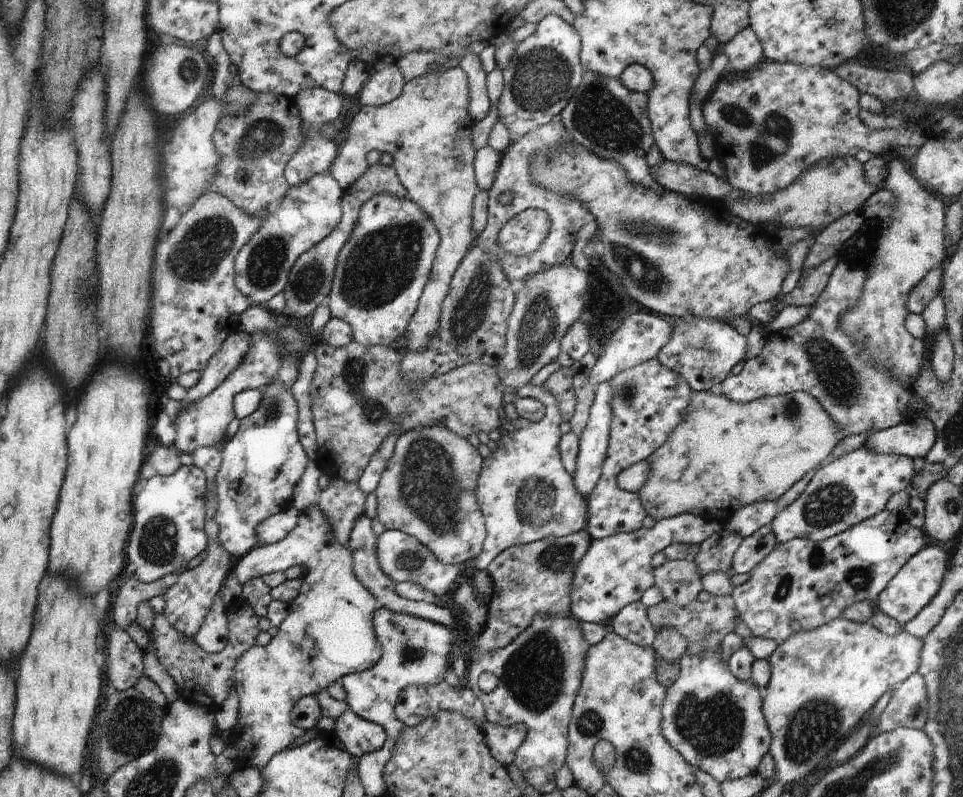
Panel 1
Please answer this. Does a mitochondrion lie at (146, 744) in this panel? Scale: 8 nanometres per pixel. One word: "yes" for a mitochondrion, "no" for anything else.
yes

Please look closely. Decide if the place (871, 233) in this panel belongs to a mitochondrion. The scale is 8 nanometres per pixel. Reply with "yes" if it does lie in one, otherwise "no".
no

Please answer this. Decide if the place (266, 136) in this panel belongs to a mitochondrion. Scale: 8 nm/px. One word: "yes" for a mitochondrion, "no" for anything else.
yes

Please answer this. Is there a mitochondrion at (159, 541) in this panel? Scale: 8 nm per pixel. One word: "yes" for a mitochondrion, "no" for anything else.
yes

